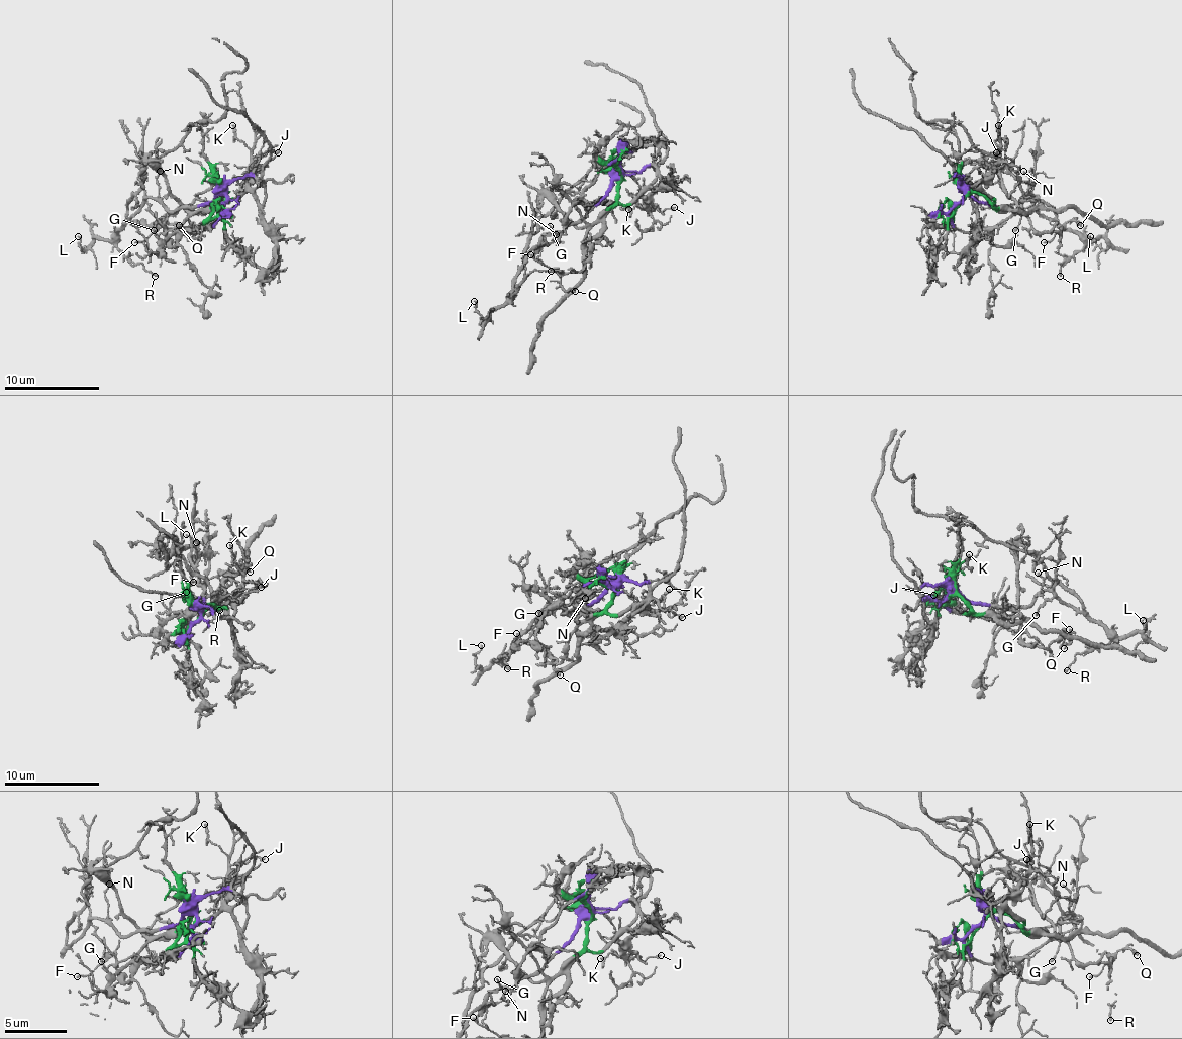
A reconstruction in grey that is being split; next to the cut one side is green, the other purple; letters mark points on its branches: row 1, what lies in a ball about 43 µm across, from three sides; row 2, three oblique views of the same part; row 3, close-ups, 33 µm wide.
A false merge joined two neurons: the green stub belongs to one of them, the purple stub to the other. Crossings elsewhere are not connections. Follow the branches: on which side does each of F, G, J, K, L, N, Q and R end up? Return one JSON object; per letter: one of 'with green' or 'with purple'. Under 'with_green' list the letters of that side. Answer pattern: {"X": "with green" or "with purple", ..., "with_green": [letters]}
{"F": "with green", "G": "with purple", "J": "with green", "K": "with green", "L": "with purple", "N": "with purple", "Q": "with green", "R": "with purple", "with_green": ["F", "J", "K", "Q"]}

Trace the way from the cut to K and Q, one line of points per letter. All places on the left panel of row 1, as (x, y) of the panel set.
K: (224, 196), (222, 193), (222, 200), (233, 200), (245, 186), (251, 160), (251, 150), (233, 136), (231, 124)
Q: (224, 196), (222, 193), (215, 207), (201, 207), (189, 217), (194, 231), (179, 226)

